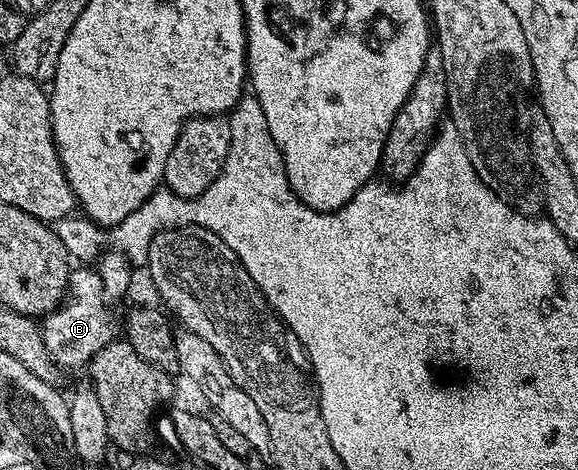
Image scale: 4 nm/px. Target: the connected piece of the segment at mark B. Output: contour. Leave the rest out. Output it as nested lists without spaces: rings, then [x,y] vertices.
[[[78,267],[71,272],[68,292],[61,305],[52,313],[41,318],[44,347],[55,364],[61,368],[74,369],[87,366],[89,361],[103,347],[115,340],[120,333],[120,325],[114,322],[112,314],[106,310],[102,291],[102,280],[90,267]]]

